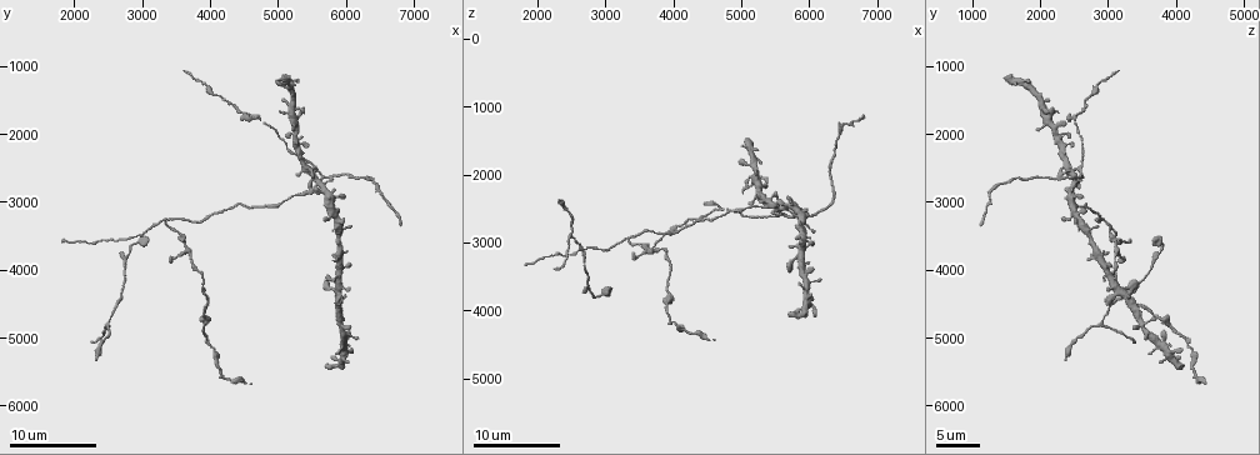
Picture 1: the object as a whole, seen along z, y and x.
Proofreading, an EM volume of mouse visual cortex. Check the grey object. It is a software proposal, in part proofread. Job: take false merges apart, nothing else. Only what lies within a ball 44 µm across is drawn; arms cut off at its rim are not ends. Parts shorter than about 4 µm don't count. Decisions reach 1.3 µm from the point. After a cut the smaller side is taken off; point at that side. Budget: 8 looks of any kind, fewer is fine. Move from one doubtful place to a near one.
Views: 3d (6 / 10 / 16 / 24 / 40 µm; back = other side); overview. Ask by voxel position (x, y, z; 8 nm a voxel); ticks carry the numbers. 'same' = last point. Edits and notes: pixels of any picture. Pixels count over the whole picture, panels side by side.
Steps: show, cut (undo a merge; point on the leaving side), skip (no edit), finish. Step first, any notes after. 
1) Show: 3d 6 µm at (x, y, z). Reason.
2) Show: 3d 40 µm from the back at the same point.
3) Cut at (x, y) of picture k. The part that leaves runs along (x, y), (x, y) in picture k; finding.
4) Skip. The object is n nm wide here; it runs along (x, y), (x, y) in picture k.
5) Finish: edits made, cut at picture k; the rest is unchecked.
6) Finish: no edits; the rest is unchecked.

Show: 3d 16 µm at (2600, 4550, 3050). Calibre changes.

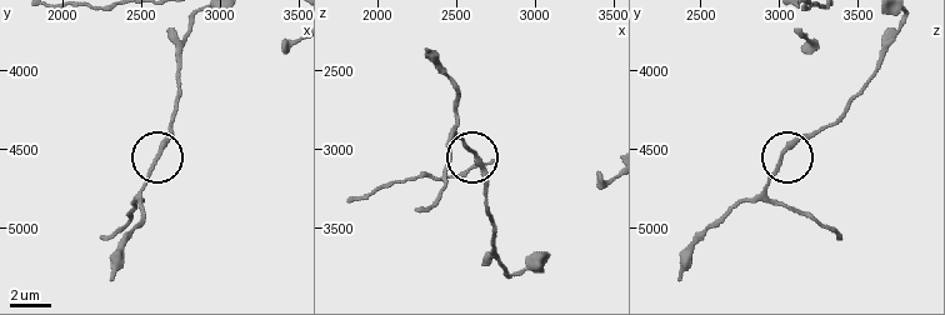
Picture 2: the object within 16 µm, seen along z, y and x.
Skip. The object is 210 nm wide here; continuous, no second cell.

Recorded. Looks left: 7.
Show: 3d 10 µm at (2750, 3950, 3600). Sudden change in width.

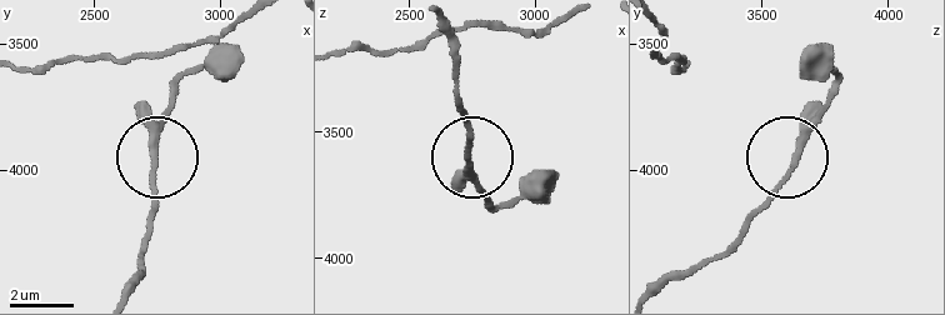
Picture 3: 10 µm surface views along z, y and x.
Skip. All the same cell.

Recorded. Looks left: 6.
Show: 3d 10 µm at (3300, 3300, 2950). Branch point.

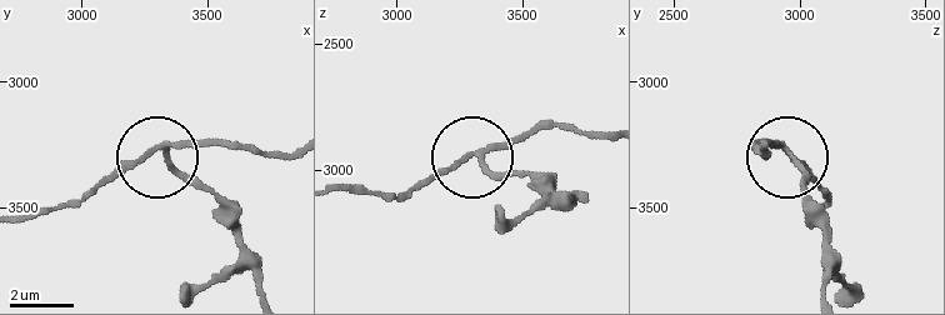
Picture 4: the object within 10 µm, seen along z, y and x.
Show: 3d 6 µm at (3340, 3320, 2990).

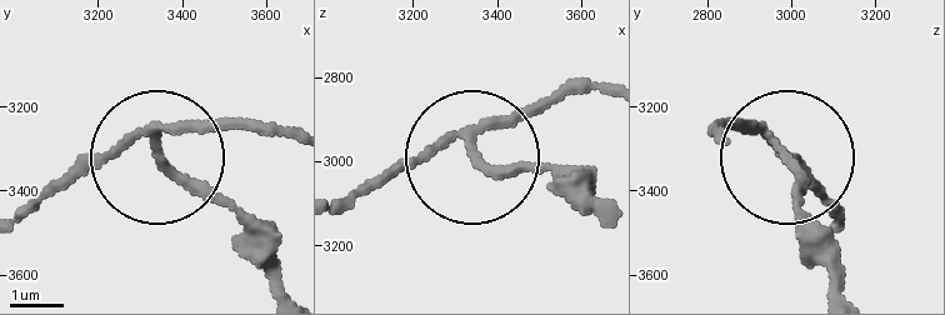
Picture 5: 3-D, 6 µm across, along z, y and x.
Cut at (185, 181) of picture 5. 3 arms meet here; the part that leaves runs along (149, 135), (229, 211), (274, 293) in picture 5; two cells meet here.

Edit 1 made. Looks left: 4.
Show: overview. Redraw.

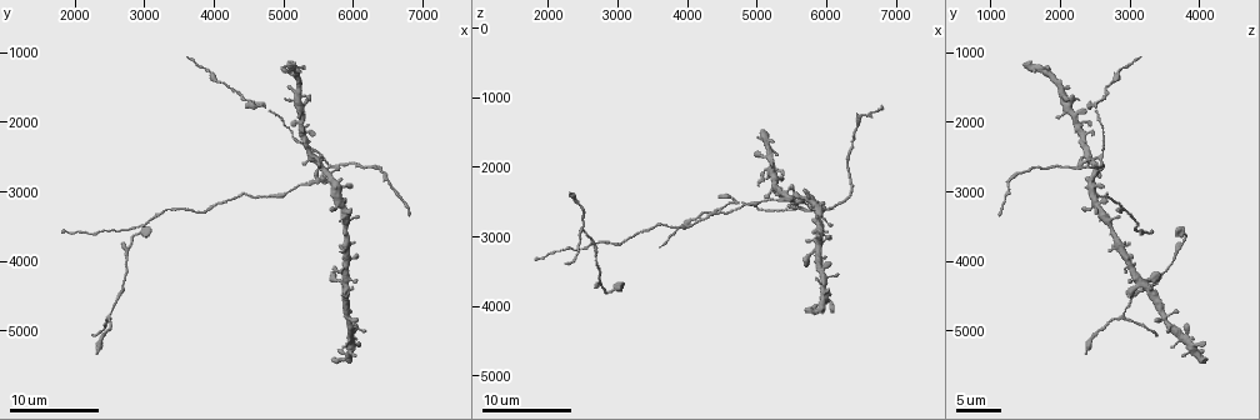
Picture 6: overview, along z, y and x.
Show: 3d 6 µm at (5700, 2600, 2550).

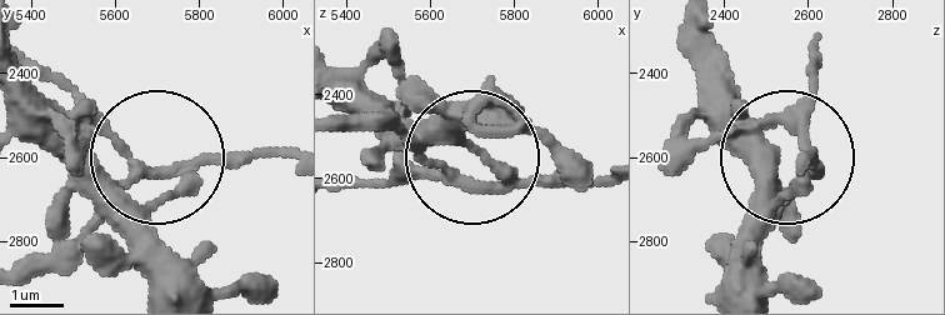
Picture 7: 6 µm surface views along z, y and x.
Skip. One cell here.

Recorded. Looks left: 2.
Finish: edits made, cut at picture 5; the rest is unchecked.

